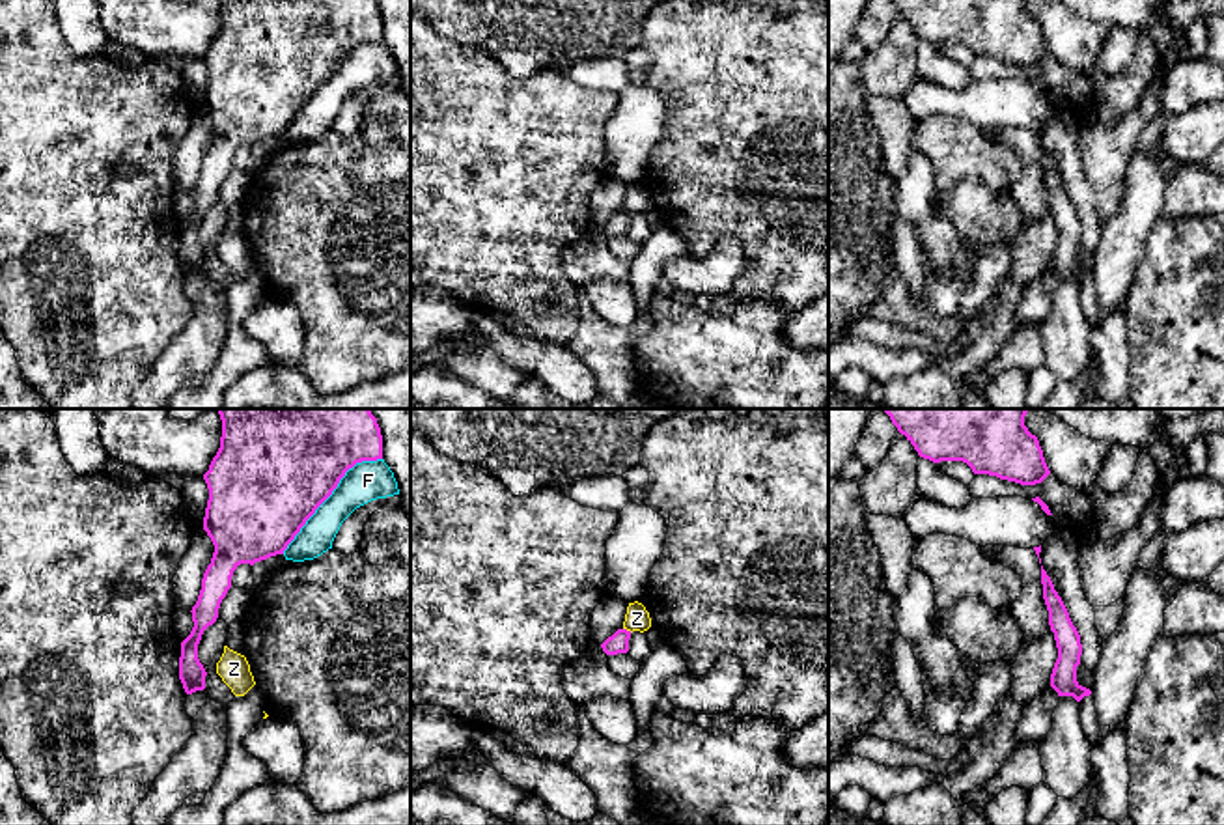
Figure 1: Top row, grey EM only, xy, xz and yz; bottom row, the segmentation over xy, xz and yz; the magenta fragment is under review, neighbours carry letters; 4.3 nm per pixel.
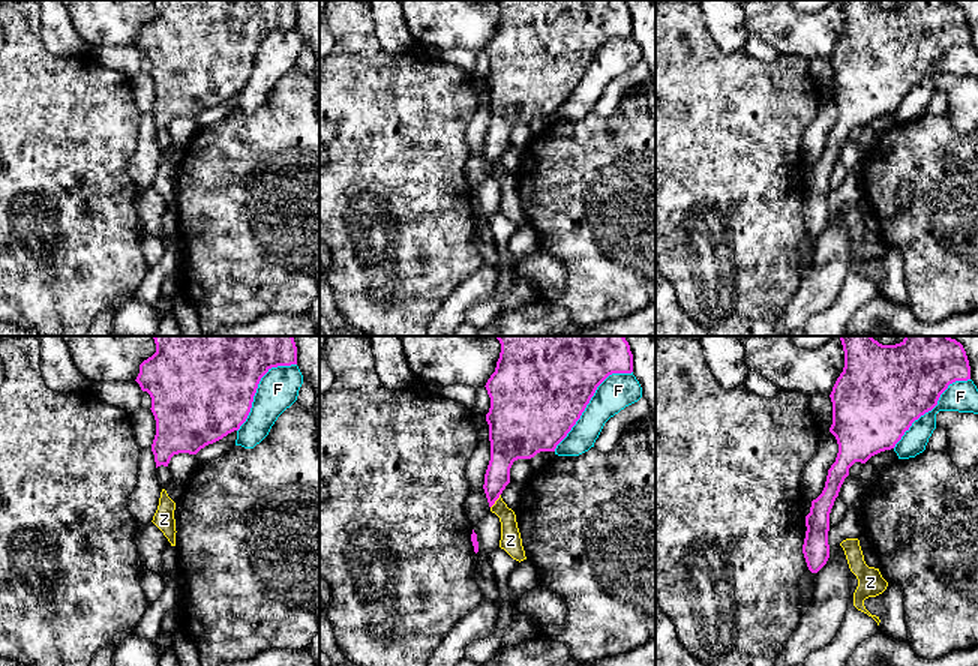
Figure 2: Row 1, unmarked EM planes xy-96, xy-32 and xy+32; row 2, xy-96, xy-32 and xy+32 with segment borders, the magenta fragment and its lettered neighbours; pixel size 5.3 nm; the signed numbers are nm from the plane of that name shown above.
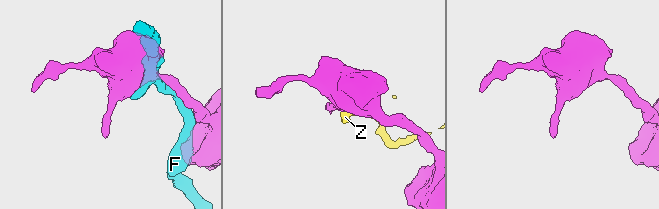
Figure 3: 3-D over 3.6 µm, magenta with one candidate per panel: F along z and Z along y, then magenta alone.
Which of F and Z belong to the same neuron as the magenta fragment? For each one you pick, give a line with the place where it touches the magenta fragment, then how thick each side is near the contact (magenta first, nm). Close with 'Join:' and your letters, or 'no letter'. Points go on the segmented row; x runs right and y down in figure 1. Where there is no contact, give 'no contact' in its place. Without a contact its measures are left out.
Join: no letter

